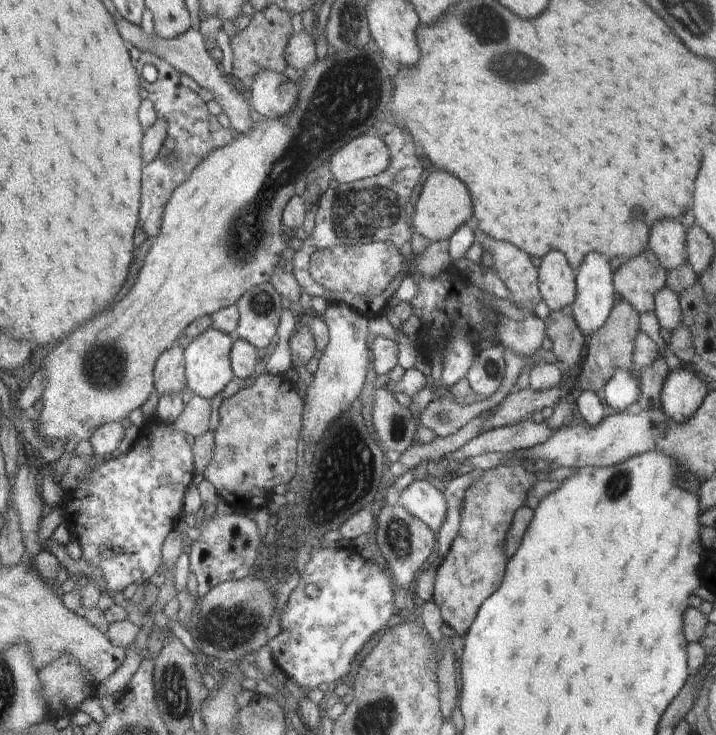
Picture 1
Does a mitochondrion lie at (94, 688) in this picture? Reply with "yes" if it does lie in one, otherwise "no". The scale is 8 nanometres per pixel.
no

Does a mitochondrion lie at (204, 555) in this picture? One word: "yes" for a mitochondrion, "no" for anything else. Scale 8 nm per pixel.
no

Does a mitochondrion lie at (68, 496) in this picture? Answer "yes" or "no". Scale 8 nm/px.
no

